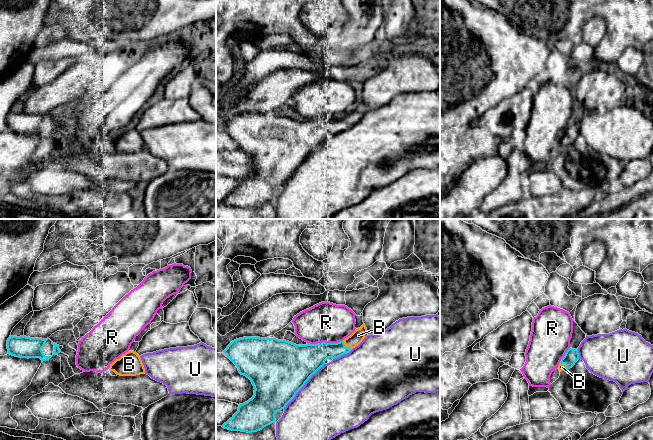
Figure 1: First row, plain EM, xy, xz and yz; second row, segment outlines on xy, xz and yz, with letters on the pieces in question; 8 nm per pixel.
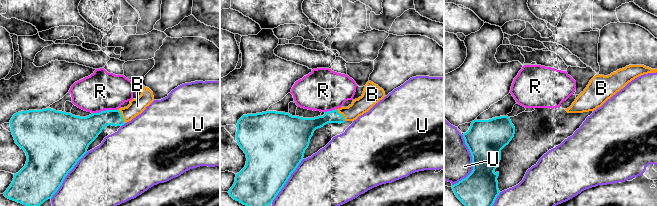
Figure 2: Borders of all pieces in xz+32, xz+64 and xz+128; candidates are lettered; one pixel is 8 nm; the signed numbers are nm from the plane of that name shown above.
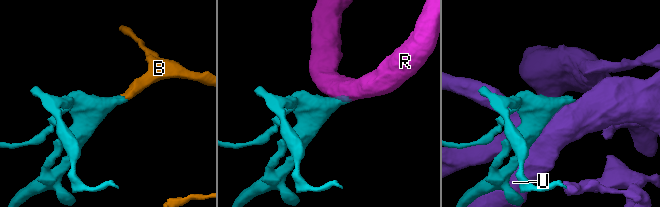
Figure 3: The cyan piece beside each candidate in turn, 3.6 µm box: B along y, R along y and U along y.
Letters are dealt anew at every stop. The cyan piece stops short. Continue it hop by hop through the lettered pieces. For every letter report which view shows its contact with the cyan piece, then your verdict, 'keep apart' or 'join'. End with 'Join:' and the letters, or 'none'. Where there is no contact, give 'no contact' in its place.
B: xz | join
R: xz | keep apart
U: xz | keep apart
Join: B

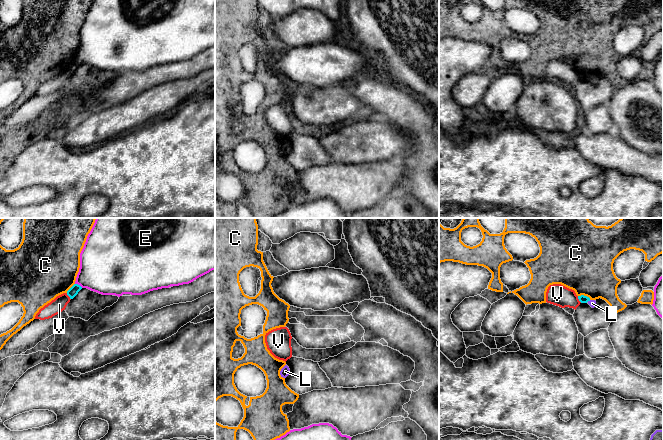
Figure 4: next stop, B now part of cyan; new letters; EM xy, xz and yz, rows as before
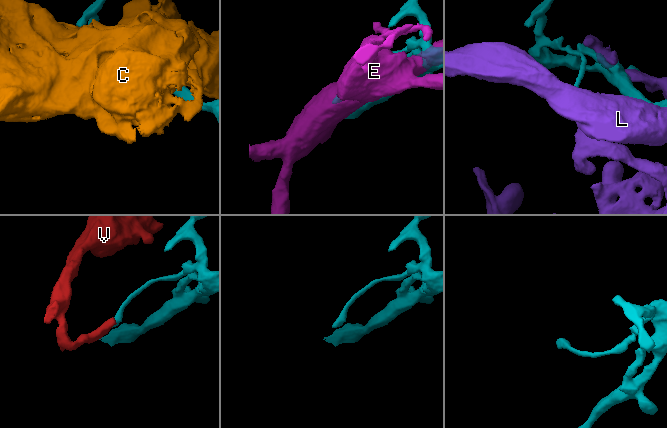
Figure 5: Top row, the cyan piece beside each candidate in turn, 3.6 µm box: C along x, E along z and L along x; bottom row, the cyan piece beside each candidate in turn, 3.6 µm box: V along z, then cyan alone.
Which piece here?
C: yz | keep apart
E: xy | keep apart
L: yz | keep apart
V: yz | keep apart
Join: none

